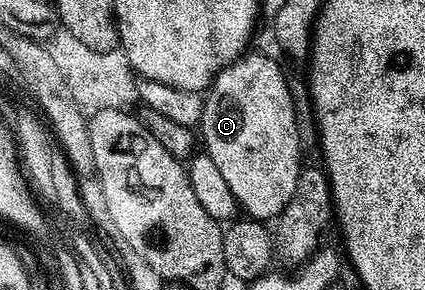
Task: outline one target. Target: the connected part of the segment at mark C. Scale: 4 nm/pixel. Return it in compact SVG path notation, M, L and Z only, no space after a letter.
M242 55L240 60L227 65L204 93L199 140L211 162L215 162L219 174L223 174L231 194L235 194L238 209L254 220L273 222L280 216L287 202L291 202L299 182L303 167L301 132L297 129L297 108L293 105L293 92L285 81L284 70L269 56L249 55Z

